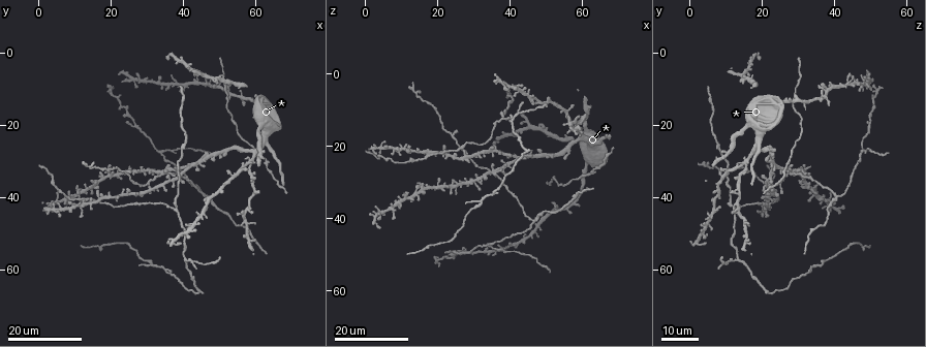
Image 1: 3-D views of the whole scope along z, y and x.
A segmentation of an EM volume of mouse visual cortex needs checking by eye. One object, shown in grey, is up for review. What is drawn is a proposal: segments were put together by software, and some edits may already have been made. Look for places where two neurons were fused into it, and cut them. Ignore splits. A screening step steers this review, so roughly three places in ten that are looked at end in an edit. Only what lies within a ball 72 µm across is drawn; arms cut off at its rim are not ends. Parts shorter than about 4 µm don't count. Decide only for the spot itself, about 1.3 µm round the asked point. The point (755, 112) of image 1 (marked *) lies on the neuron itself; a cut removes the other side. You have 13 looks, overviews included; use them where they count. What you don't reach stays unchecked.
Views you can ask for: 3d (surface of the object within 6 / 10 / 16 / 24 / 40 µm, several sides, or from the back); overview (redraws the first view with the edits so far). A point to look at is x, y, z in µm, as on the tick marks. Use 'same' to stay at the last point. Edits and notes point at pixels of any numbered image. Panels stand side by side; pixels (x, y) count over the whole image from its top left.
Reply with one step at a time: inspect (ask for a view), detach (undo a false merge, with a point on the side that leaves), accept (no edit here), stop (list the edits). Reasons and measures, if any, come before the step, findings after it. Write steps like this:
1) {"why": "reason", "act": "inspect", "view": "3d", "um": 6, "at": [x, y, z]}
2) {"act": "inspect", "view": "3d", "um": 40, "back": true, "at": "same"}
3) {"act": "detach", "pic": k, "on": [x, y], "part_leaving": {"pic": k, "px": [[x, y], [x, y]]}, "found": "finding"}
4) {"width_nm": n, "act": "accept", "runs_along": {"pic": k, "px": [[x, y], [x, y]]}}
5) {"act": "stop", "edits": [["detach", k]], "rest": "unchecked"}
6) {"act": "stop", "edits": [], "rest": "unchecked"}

{"why": "three arms meet", "act": "inspect", "view": "3d", "um": 24, "at": [38.0, 42.5, 13.0]}

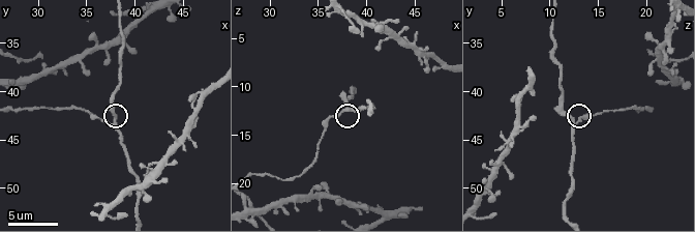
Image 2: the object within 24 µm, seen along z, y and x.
{"act": "inspect", "view": "3d", "um": 6, "at": [38.0, 43.0, 12.6]}

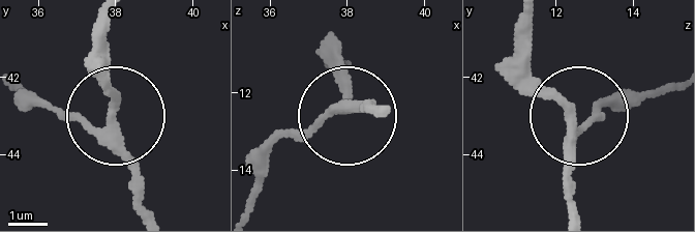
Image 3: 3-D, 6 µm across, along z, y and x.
{"arms": 3, "act": "accept", "runs_along": {"pic": 3, "px": [[250, 193], [273, 143], [339, 110], [342, 74], [326, 48]]}, "found": "one neuron here"}

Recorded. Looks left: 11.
{"why": "two arms in line, one across", "act": "inspect", "view": "3d", "um": 24, "at": [16.0, 41.0, 23.0]}

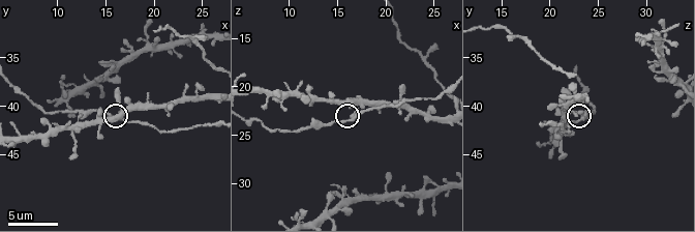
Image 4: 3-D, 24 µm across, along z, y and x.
{"act": "inspect", "view": "3d", "um": 6, "at": [16.6, 41.4, 23.2]}

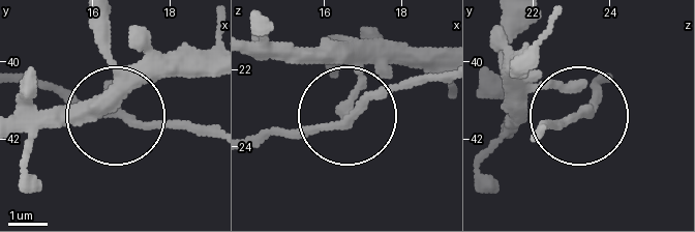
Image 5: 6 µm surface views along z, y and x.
{"width_nm": 170, "act": "accept", "runs_along": {"pic": 5, "px": [[533, 59], [572, 82], [582, 118], [593, 82]]}, "found": "one neuron here"}

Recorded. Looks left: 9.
{"why": "sudden change in width", "act": "inspect", "view": "3d", "um": 24, "at": [41.0, 35.0, 33.5]}

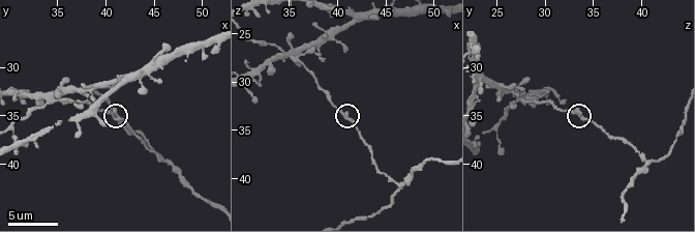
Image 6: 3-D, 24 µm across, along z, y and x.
{"why": "closer look", "act": "inspect", "view": "3d", "um": 6, "at": [41.4, 35.2, 33.8]}

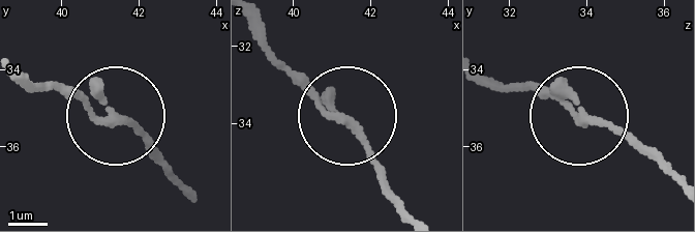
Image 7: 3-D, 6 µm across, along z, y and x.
{"arms": 3, "act": "accept", "runs_along": {"pic": 7, "px": [[489, 78], [558, 94], [654, 156]]}, "found": "all the same neuron"}

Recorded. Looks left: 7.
{"why": "four or more arms meet", "act": "inspect", "view": "3d", "um": 10, "at": [35.4, 33.4, 27.4]}

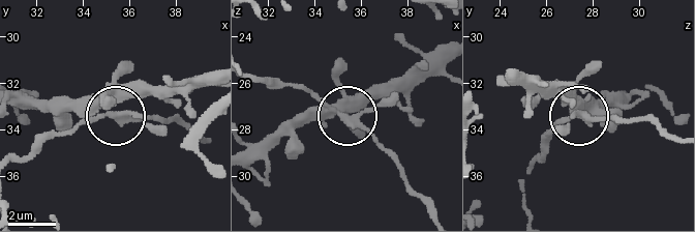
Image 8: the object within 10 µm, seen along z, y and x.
{"why": "from behind", "act": "inspect", "view": "3d", "um": 10, "back": true, "at": [35.2, 33.3, 27.4]}

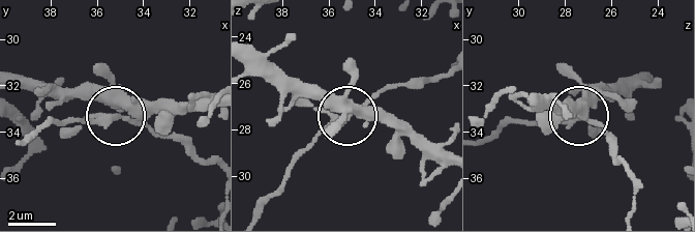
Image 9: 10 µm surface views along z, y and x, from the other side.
{"width_nm": 300, "act": "accept", "runs_along": {"pic": 9, "px": [[249, 48], [291, 78], [338, 97], [350, 115], [408, 121]]}, "found": "one neuron here"}

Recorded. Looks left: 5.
{"why": "calibre changes", "act": "inspect", "view": "3d", "um": 16, "at": [63.0, 30.0, 27.0]}

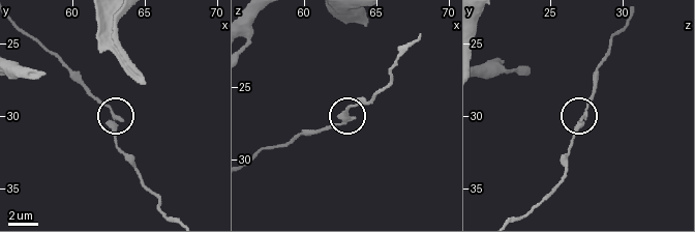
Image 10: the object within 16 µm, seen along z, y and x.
{"act": "inspect", "view": "3d", "um": 6, "at": [63.0, 30.2, 27.2]}

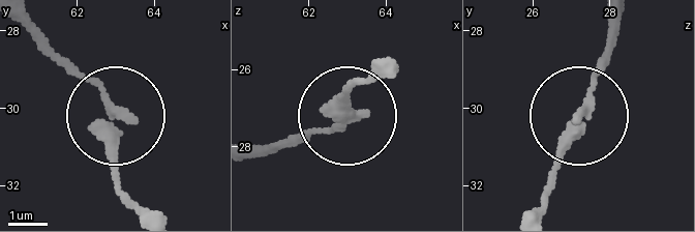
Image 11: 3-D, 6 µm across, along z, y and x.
{"act": "detach", "pic": 11, "on": [67, 64], "part_leaving": {"pic": 11, "px": [[111, 103], [26, 17]]}, "found": "two neurons meet here"}

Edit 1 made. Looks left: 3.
{"act": "inspect", "view": "overview"}

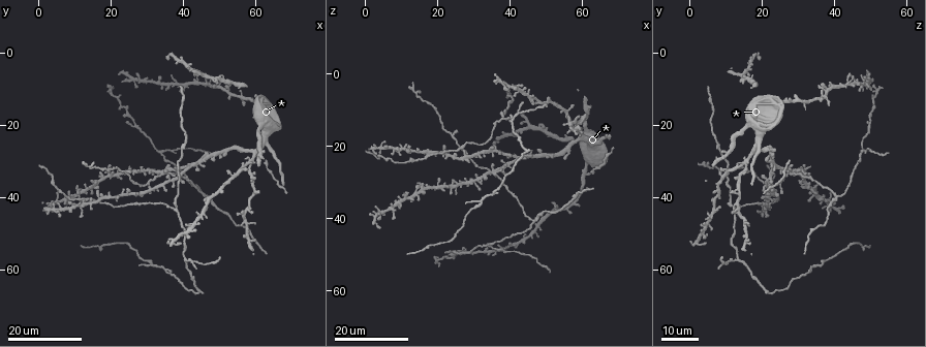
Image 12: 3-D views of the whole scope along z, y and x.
{"why": "three-way junction", "act": "inspect", "view": "3d", "um": 24, "at": [46.5, 39.5, 41.5]}

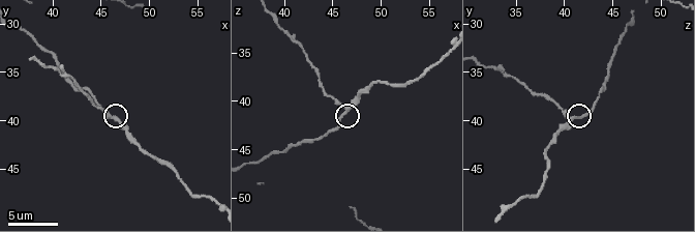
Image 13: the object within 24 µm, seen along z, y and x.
{"why": "zoom in", "act": "inspect", "view": "3d", "um": 10, "at": [46.4, 39.6, 41.2]}

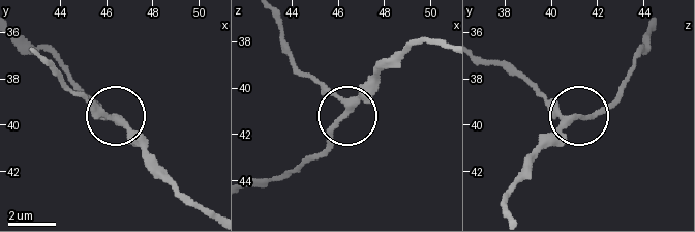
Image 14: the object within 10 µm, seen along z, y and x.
{"side_arm_um": 27, "act": "accept", "runs_along": {"pic": 14, "px": [[276, 21], [286, 57], [345, 112], [391, 64]]}, "found": "continuous, no second neuron"}

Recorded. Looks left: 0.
{"act": "stop", "edits": [["detach", 11]], "rest": "unchecked"}

